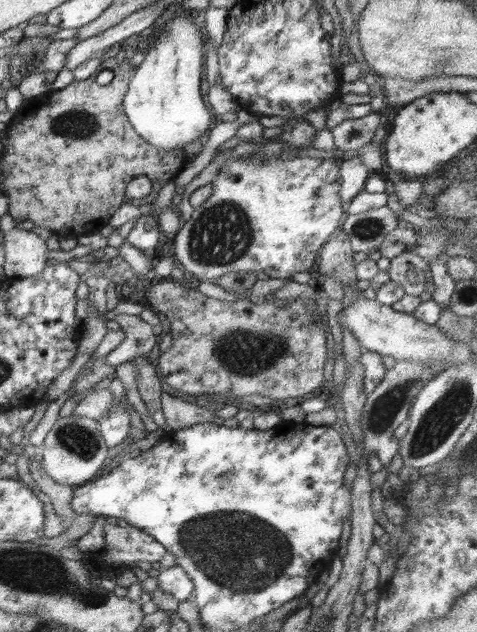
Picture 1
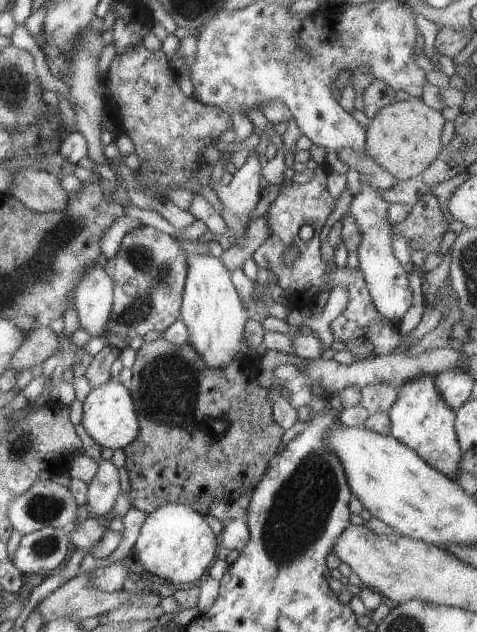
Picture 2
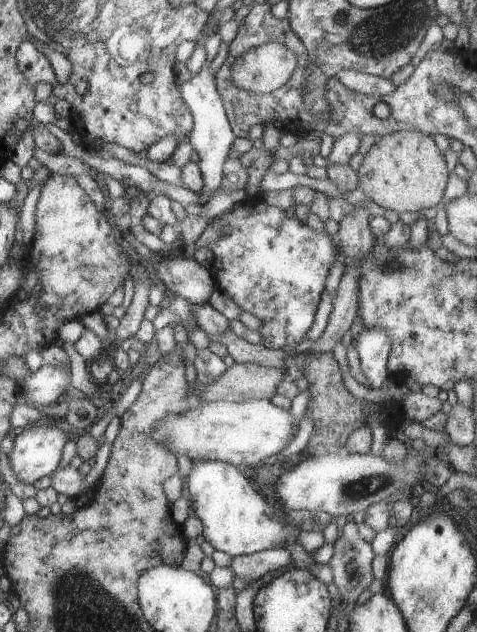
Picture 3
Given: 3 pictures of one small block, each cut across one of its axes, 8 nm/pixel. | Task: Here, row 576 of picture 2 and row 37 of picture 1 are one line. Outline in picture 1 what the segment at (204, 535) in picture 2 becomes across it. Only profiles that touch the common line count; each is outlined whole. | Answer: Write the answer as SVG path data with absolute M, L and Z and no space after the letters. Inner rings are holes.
M175 14L160 30L160 37L147 48L146 57L137 66L123 107L138 136L158 151L183 149L211 130L217 117L202 99L202 34L190 14Z

